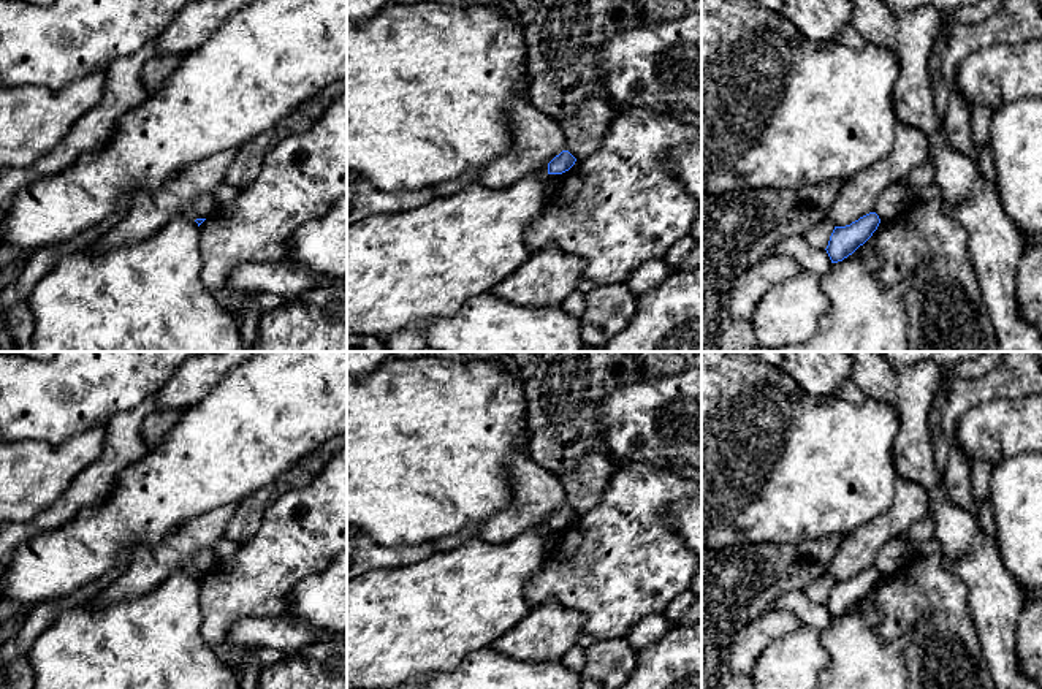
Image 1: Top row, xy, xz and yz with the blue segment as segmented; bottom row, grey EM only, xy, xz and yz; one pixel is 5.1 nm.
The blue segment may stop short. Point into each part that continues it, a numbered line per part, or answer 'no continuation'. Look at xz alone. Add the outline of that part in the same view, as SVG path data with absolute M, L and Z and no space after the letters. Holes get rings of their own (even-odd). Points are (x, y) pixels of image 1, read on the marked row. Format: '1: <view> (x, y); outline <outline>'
no continuation

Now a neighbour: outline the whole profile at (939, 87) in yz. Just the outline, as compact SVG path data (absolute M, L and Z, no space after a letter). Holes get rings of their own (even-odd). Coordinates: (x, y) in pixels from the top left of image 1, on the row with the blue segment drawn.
M942 30L939 38L934 43L934 51L930 59L930 71L933 76L933 93L934 93L934 108L936 112L944 119L947 108L949 108L949 87L942 78L941 62L945 51L947 38L944 36Z

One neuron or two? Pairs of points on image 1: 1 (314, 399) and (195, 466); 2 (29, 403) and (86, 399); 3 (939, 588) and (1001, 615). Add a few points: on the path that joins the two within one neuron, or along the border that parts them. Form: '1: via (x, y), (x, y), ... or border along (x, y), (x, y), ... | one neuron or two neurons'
1: via (284, 404), (225, 447) | one neuron
2: via (43, 401), (72, 399) | one neuron
3: border along (947, 569), (965, 586), (966, 604), (977, 637) | two neurons

